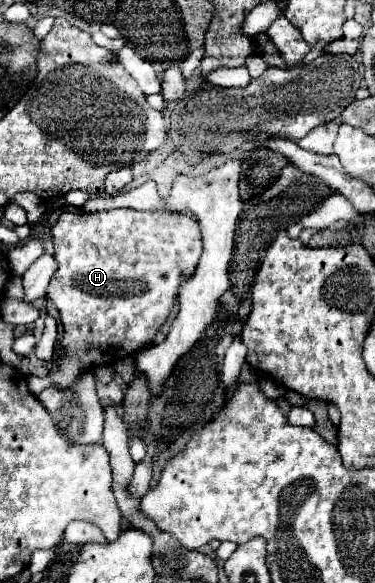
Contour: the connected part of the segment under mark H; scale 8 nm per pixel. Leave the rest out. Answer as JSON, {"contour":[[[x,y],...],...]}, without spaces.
{"contour":[[[131,208],[95,214],[63,212],[51,228],[51,238],[59,268],[47,286],[47,298],[61,314],[63,338],[59,342],[57,370],[49,372],[47,378],[29,378],[27,384],[33,396],[51,386],[69,390],[91,366],[115,362],[153,344],[157,330],[169,318],[183,280],[195,272],[203,248],[199,224],[191,214],[139,212]]]}

